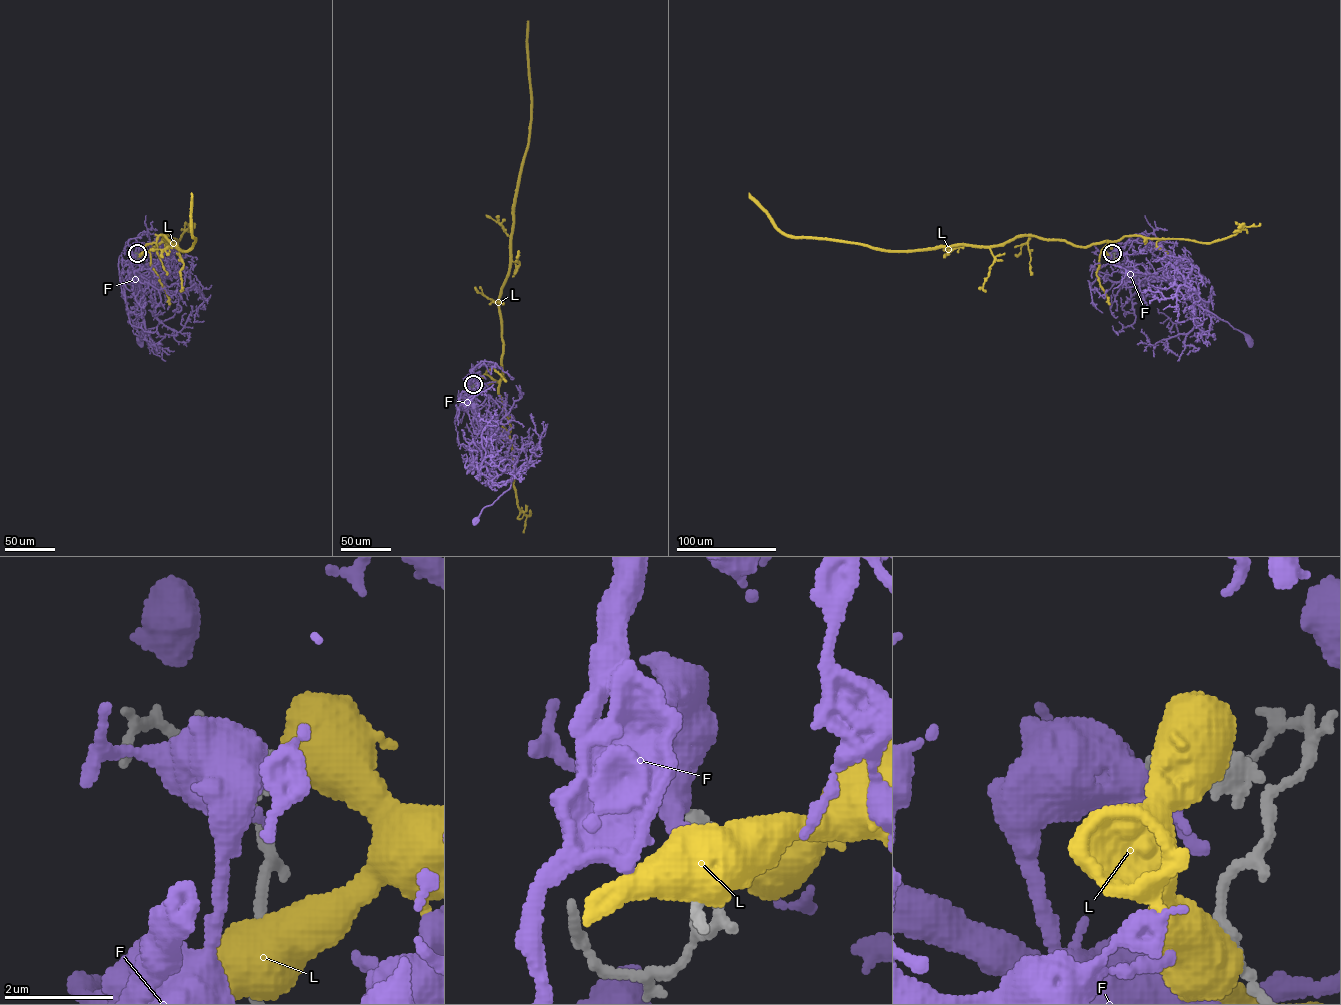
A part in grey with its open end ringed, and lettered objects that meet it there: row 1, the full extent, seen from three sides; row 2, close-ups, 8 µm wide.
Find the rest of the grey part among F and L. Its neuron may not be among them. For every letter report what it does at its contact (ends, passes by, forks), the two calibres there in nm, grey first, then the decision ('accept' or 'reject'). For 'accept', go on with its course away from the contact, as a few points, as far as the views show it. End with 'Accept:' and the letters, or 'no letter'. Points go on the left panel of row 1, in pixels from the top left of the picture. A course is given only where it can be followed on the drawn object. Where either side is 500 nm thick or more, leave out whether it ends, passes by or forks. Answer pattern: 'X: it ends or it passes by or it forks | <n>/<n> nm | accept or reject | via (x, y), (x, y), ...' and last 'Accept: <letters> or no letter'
F: it forks | 400/400 nm | reject
L: 550/750 nm | reject
Accept: no letter

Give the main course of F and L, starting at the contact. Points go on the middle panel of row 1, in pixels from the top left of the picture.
F: (473, 384), (467, 395), (480, 435), (494, 460), (510, 459), (514, 464), (510, 487), (483, 508), (475, 521)
L: (474, 384), (484, 374), (498, 380), (501, 376), (499, 292), (509, 266), (517, 181), (530, 126), (527, 21)

